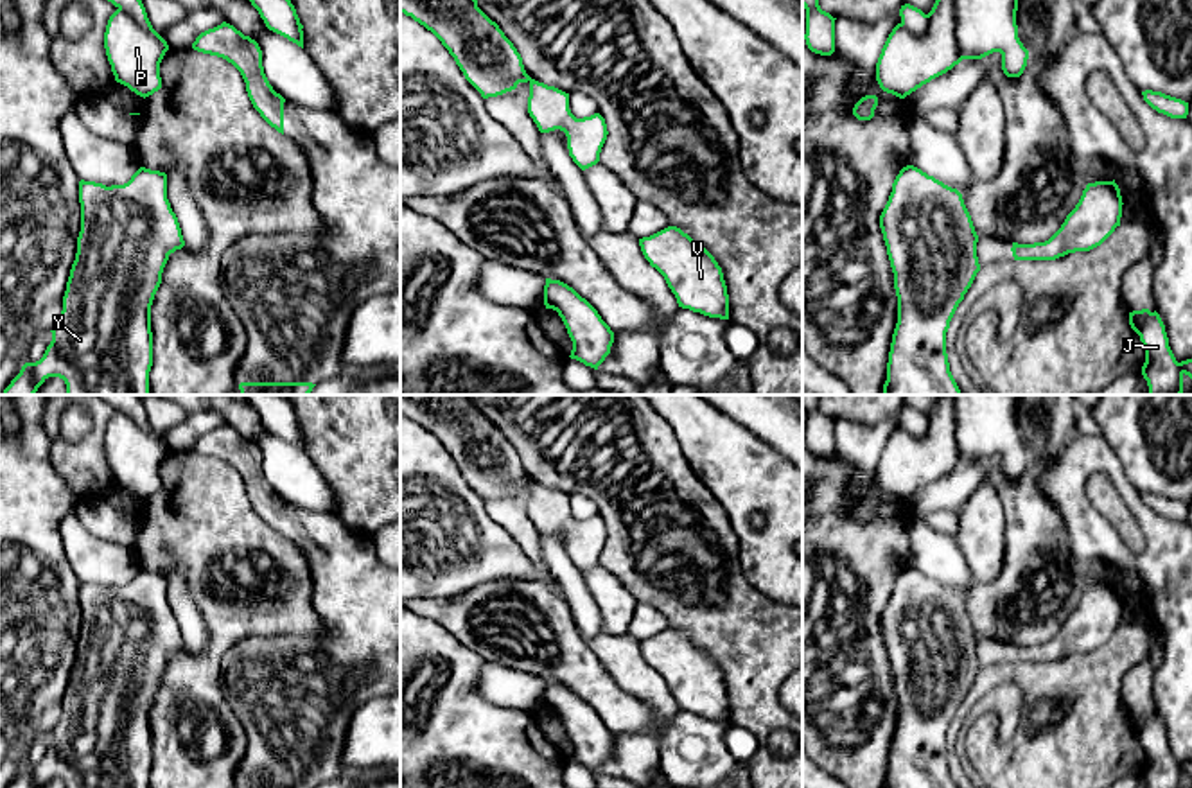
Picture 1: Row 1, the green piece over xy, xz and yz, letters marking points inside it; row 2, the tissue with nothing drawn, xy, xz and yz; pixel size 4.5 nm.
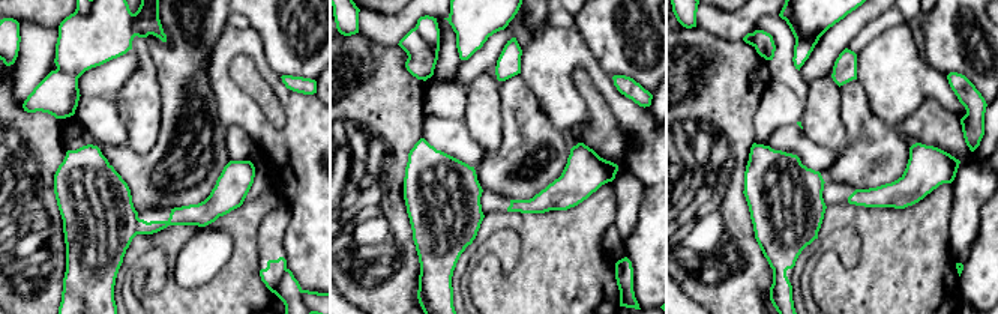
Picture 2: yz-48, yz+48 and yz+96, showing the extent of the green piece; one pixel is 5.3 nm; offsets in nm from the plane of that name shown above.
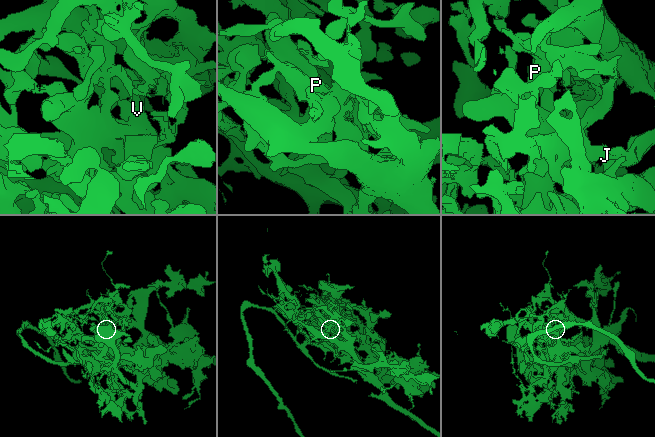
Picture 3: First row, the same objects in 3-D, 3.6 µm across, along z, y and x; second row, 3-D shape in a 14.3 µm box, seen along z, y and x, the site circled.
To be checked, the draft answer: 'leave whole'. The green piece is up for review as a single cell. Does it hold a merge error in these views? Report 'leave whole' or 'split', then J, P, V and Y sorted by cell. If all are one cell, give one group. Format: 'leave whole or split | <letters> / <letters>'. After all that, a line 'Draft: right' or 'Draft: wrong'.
split | J / P V Y
Draft: wrong

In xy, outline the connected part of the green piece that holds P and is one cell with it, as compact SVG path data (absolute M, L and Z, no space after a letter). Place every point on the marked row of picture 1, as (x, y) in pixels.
M117 9L106 25L104 48L115 81L140 97L149 97L162 88L160 63L169 48L136 20Z

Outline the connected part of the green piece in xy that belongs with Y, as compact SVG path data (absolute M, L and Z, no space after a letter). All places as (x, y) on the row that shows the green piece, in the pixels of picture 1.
M79 181L81 232L77 253L63 296L63 311L54 325L43 357L25 363L2 395L34 395L48 377L66 384L66 395L149 395L153 366L151 305L162 284L169 255L185 246L176 214L167 206L167 181L145 188L140 181L106 187Z

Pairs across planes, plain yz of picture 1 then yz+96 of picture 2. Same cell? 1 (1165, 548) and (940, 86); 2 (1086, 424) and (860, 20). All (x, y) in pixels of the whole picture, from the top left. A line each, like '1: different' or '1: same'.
1: same
2: different

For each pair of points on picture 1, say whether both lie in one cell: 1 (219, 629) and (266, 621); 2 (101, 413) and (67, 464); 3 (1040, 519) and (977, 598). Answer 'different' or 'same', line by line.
1: same
2: same
3: same

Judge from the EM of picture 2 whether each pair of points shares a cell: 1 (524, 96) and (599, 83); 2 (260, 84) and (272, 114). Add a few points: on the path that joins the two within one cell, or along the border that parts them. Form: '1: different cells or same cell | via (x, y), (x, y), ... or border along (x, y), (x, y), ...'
1: different cells | border along (520, 74), (535, 93), (542, 111), (554, 125)
2: same cell | via (261, 92), (270, 107)

